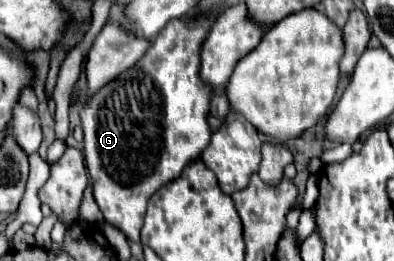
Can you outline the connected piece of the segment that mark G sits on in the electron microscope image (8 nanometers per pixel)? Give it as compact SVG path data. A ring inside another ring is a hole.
M194 18L168 22L168 26L152 40L148 52L130 70L122 72L110 84L100 88L92 98L88 98L80 112L84 128L86 168L92 180L96 204L104 214L104 220L122 230L132 242L140 242L140 228L148 198L160 190L160 186L176 180L180 170L184 170L188 162L200 158L204 146L210 142L210 128L206 122L206 114L210 110L210 88L204 86L204 82L198 78L198 52L210 22L214 22L214 18L206 18L204 22Z

